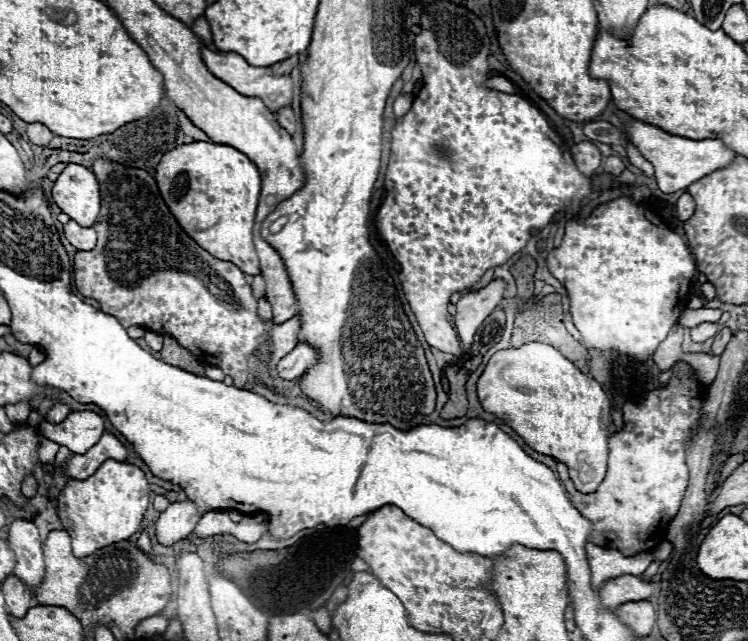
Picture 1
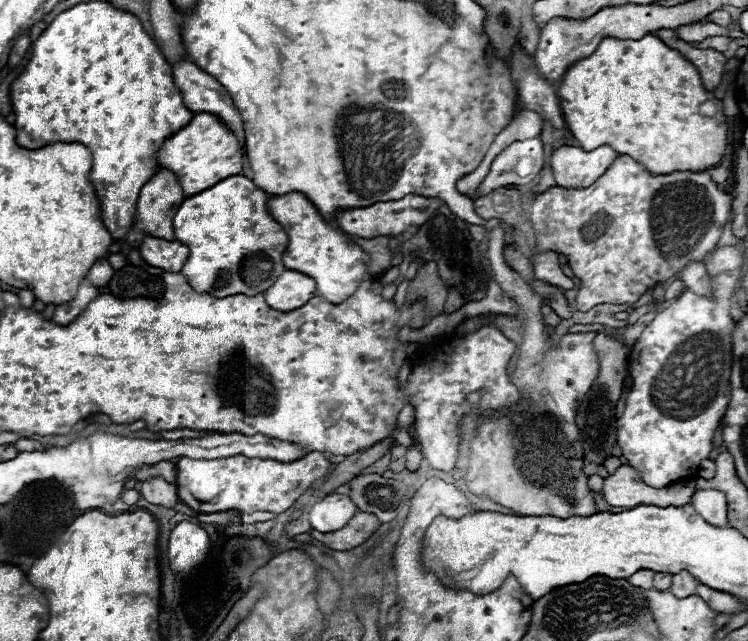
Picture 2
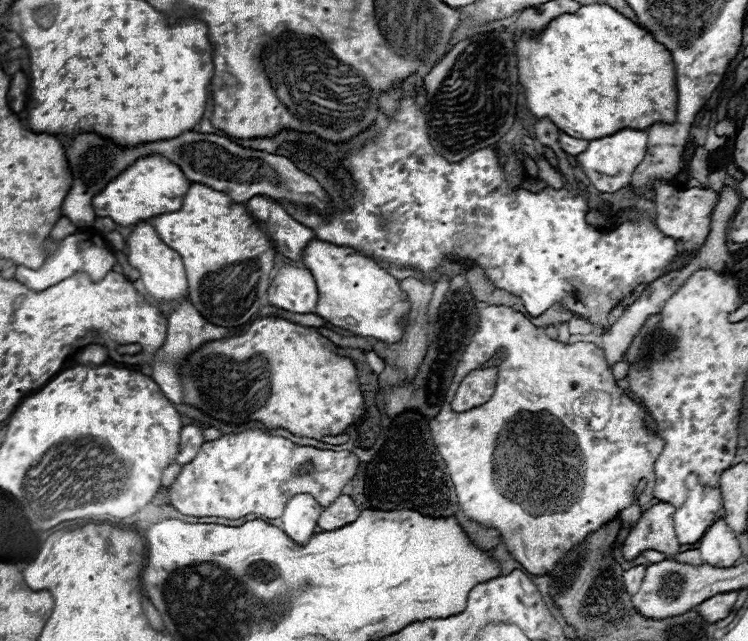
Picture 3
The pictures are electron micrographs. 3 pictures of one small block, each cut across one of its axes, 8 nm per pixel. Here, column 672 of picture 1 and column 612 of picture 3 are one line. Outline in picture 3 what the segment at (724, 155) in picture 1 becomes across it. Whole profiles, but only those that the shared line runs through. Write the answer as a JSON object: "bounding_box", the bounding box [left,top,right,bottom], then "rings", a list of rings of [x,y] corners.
{"bounding_box":[576,130,648,192],"rings":[[[620,130],[612,136],[604,136],[598,140],[590,140],[588,148],[576,156],[578,166],[588,176],[588,180],[600,190],[600,192],[616,192],[620,188],[630,186],[630,178],[636,170],[636,166],[642,162],[646,154],[648,144],[648,132],[646,130]]]}

